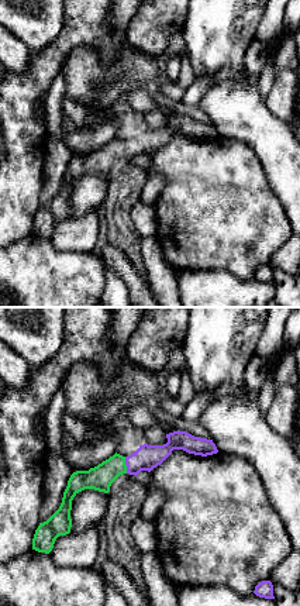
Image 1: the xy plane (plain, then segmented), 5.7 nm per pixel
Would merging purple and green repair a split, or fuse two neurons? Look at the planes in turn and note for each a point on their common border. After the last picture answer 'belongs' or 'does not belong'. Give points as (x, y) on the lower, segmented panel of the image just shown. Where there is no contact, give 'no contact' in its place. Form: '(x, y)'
(126, 464)

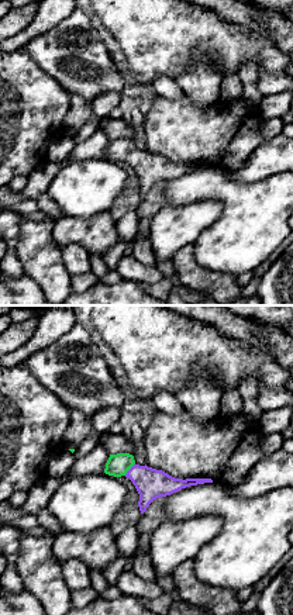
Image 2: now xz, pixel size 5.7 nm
(130, 469)

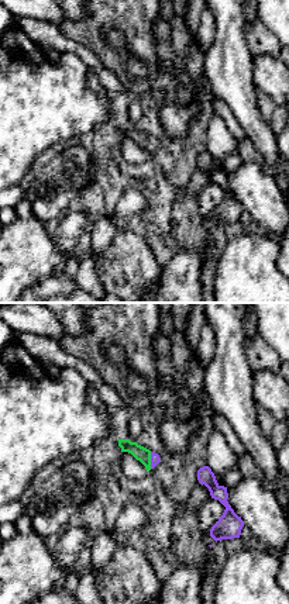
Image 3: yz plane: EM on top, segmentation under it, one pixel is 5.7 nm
(151, 461)

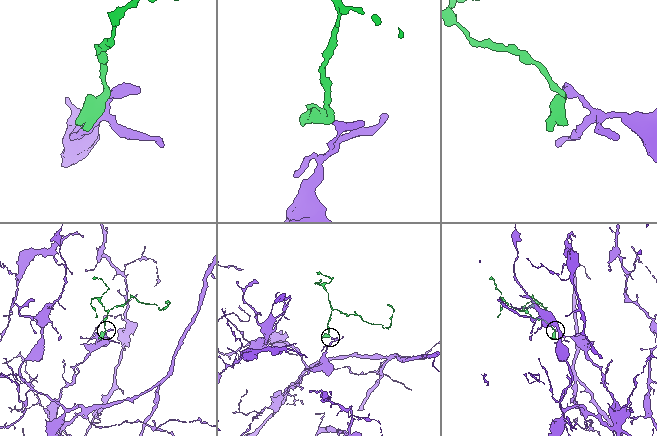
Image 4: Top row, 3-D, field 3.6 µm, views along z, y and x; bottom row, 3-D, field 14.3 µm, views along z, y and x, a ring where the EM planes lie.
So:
belongs

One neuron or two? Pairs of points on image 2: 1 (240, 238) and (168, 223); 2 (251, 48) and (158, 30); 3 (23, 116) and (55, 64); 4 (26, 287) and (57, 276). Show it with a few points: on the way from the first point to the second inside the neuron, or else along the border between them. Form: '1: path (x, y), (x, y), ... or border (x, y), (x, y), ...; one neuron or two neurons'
1: border (220, 201), (220, 214), (192, 244); two neurons
2: path (228, 45), (200, 34), (181, 34); one neuron
3: border (26, 51), (71, 94); two neurons
4: border (24, 270), (42, 290); two neurons

